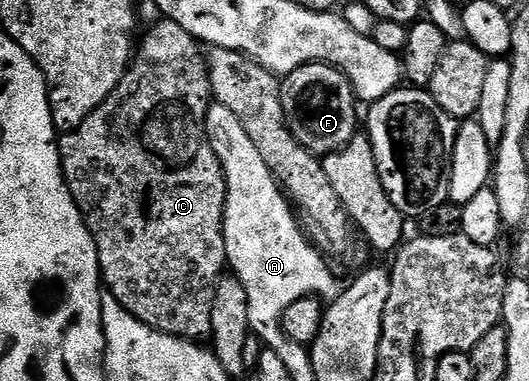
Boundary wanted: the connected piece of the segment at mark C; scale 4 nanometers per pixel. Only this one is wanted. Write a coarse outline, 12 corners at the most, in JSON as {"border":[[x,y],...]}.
{"border":[[202,43],[62,133],[104,289],[200,343],[227,270]]}

